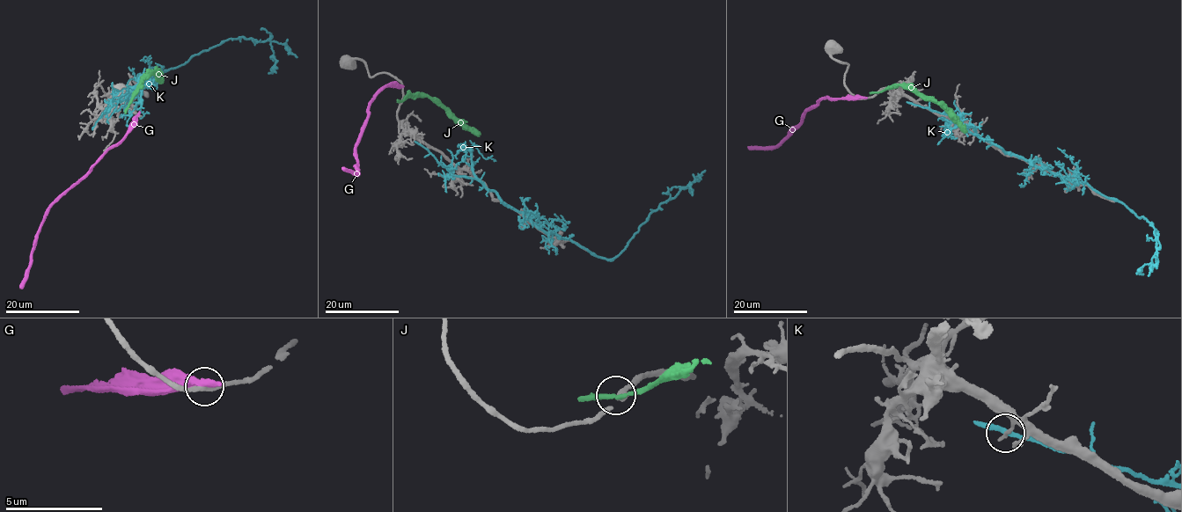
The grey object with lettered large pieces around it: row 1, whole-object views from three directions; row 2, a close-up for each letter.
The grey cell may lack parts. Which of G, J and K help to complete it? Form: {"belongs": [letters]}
{"belongs": []}

